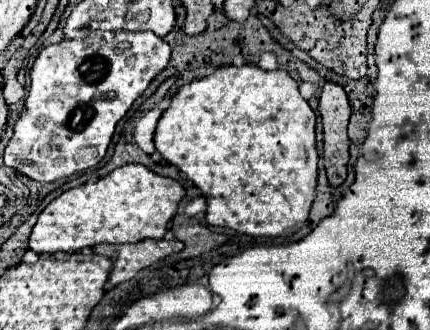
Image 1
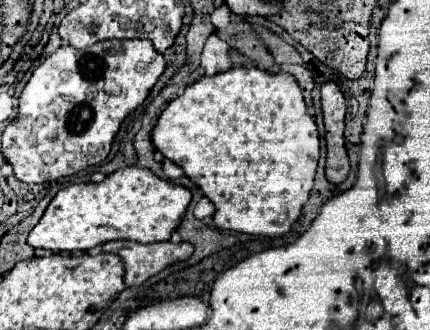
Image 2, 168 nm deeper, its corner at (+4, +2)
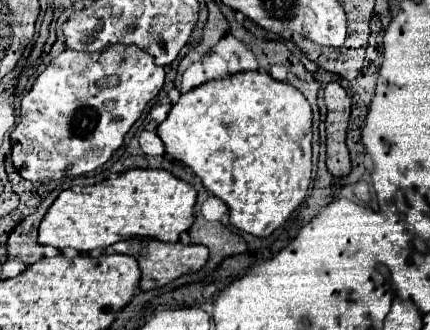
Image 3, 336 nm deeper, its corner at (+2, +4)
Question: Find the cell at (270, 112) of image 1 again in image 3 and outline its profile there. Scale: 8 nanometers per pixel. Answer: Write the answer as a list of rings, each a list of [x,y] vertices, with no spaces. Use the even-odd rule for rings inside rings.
[[[254,70],[254,72],[238,72],[234,76],[226,76],[226,78],[220,78],[220,80],[212,80],[212,82],[204,82],[202,86],[182,94],[178,98],[178,102],[172,106],[168,118],[158,124],[158,130],[156,134],[160,136],[160,140],[164,142],[166,146],[166,152],[180,160],[182,164],[190,166],[192,172],[196,176],[202,178],[202,184],[208,192],[212,192],[216,198],[220,198],[222,202],[228,204],[228,216],[230,216],[230,222],[238,228],[238,230],[244,230],[248,234],[254,234],[254,236],[260,236],[260,238],[266,238],[270,236],[274,230],[278,230],[288,218],[290,214],[306,200],[306,194],[308,194],[308,188],[310,188],[310,182],[312,182],[312,110],[310,110],[310,104],[308,100],[304,98],[304,94],[294,88],[292,84],[288,82],[278,82],[274,80],[270,74],[266,72],[260,72],[260,70]]]

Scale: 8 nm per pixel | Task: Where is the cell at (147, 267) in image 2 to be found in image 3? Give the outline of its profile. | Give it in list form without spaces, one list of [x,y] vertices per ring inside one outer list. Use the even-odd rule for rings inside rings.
[[[130,238],[130,240],[120,240],[116,242],[112,248],[112,252],[120,252],[120,254],[130,254],[138,260],[140,266],[140,290],[152,290],[158,286],[164,286],[168,282],[172,282],[174,278],[186,274],[186,272],[196,272],[200,270],[206,260],[208,260],[208,248],[202,244],[182,244],[182,242],[160,242],[160,240],[152,240],[152,238]]]

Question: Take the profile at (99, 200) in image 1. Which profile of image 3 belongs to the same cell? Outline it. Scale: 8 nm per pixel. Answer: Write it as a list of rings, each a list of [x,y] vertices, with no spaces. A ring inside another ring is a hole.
[[[132,168],[132,170],[122,172],[118,178],[108,178],[92,186],[74,186],[74,188],[60,192],[60,196],[54,200],[52,208],[46,212],[46,216],[40,222],[38,242],[54,246],[58,250],[70,246],[78,252],[104,250],[118,240],[134,238],[134,236],[154,238],[160,242],[178,242],[178,236],[186,232],[194,222],[194,214],[192,214],[194,202],[196,202],[196,190],[188,182],[176,178],[172,172]]]

